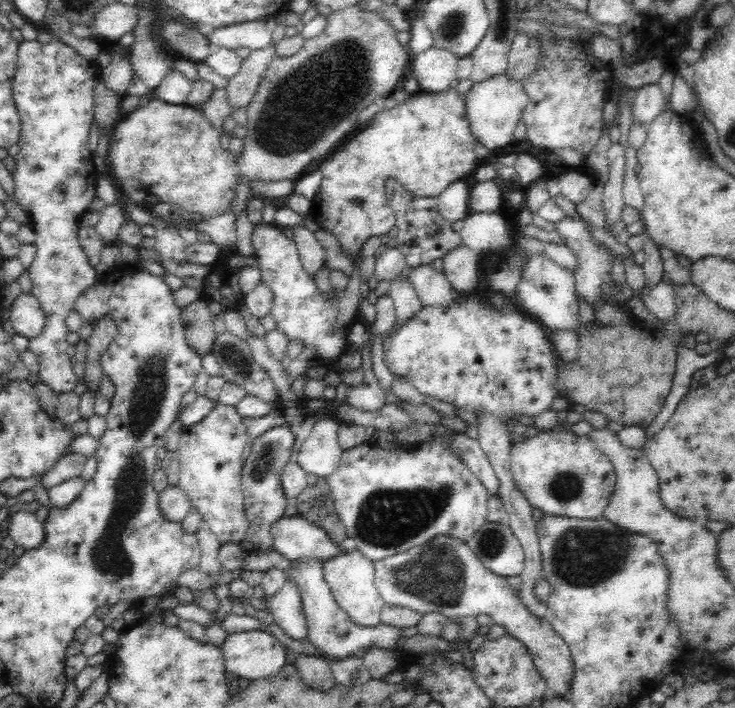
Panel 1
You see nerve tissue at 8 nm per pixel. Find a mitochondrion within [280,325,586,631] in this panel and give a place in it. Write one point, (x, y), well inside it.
(386, 519)

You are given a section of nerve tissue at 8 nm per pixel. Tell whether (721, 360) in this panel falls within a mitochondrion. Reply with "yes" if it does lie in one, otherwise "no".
no

